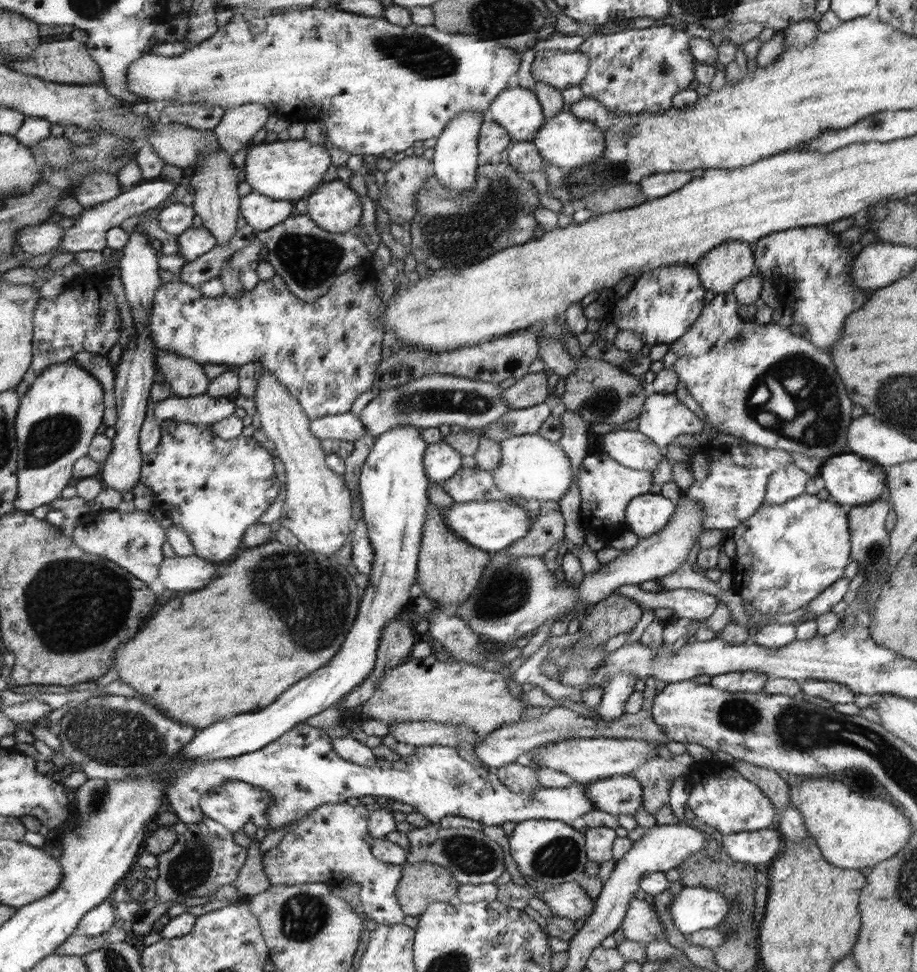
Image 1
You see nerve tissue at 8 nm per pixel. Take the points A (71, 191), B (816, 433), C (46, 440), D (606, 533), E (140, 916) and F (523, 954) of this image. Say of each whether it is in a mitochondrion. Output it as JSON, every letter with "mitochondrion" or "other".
{"A":"other","B":"mitochondrion","C":"mitochondrion","D":"other","E":"other","F":"other"}

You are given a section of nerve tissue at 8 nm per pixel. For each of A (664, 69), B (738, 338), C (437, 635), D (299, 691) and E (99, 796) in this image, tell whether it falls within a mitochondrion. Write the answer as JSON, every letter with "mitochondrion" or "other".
{"A":"other","B":"other","C":"other","D":"other","E":"mitochondrion"}

